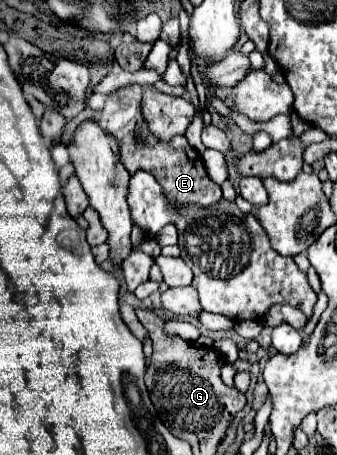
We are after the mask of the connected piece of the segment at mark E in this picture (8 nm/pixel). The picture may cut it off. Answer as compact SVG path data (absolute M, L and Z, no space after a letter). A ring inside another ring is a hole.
M130 85L124 89L118 89L116 93L108 95L106 105L102 109L102 117L98 125L116 137L120 145L120 161L128 169L128 173L136 173L136 169L144 169L146 173L152 173L156 181L160 183L164 197L168 201L170 211L178 211L182 207L208 207L222 199L222 191L216 183L212 183L204 171L204 161L196 149L190 147L188 139L184 135L176 135L170 143L158 143L150 133L140 113L140 99L142 89L140 85Z

